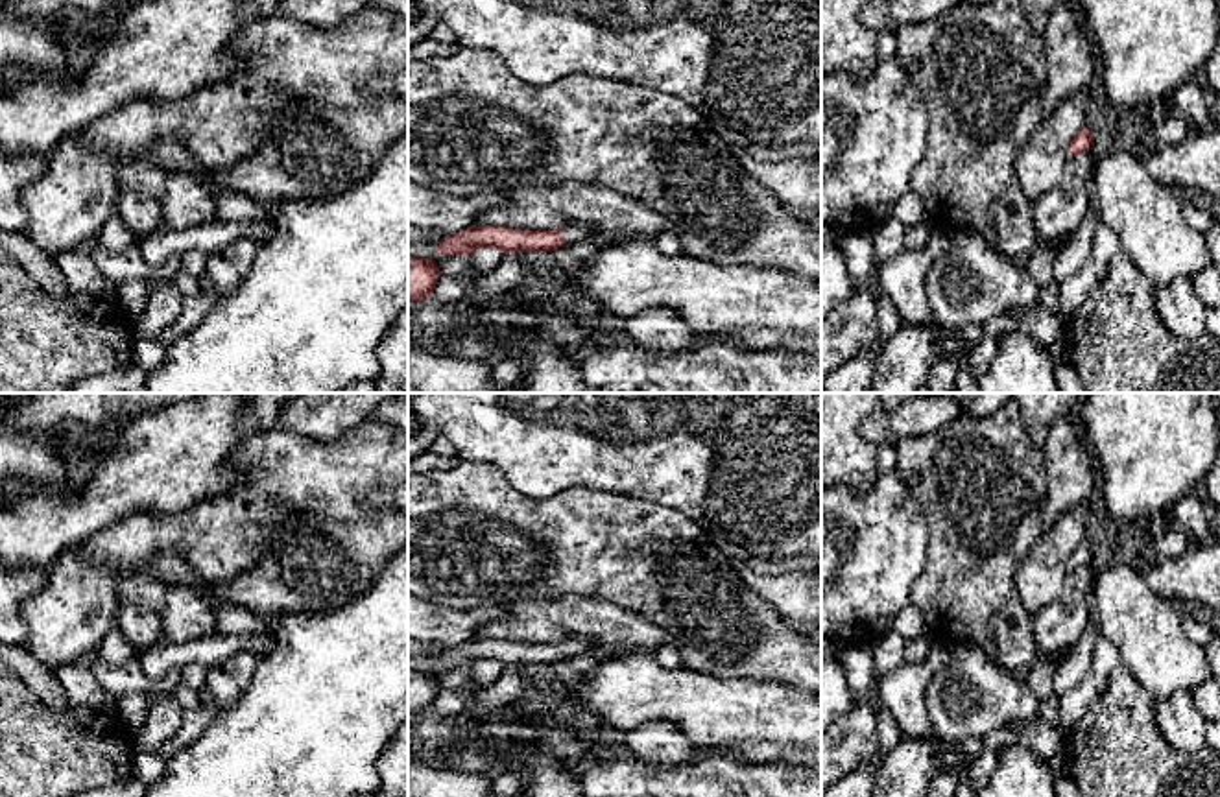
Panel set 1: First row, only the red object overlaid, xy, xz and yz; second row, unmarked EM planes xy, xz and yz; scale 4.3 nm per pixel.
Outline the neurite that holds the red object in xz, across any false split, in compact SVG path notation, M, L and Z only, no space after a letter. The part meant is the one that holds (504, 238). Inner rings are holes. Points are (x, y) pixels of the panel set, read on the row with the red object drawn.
M504 225L471 227L452 236L445 236L437 244L437 251L445 256L472 255L480 247L496 247L504 255L511 251L552 253L567 244L600 238L602 232L594 225L565 225L550 231L519 231Z

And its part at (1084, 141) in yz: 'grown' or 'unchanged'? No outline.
unchanged

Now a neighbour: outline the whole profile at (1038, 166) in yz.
M1087 89L1078 90L1048 114L1013 161L1013 173L1030 201L1054 190L1069 161L1072 138L1087 127Z

